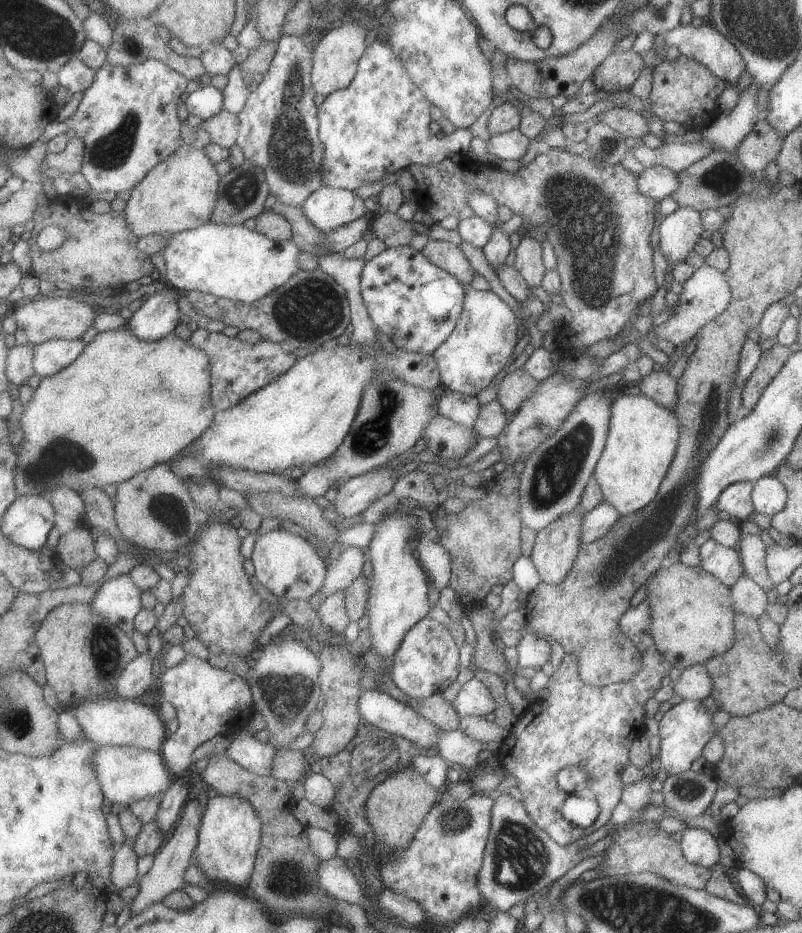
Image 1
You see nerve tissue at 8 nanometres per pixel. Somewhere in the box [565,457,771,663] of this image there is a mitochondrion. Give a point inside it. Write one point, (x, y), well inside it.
(672, 502)

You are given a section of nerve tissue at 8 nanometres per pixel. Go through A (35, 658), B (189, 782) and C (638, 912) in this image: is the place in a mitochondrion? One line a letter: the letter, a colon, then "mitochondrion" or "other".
A: other
B: other
C: mitochondrion

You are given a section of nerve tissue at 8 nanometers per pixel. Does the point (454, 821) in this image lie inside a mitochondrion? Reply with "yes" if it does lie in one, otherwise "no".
yes

